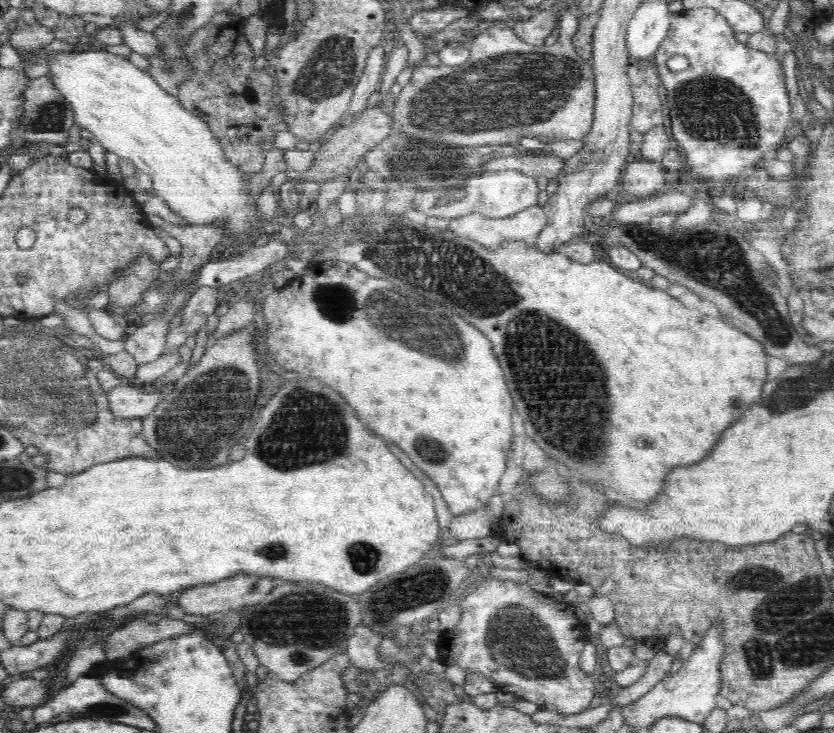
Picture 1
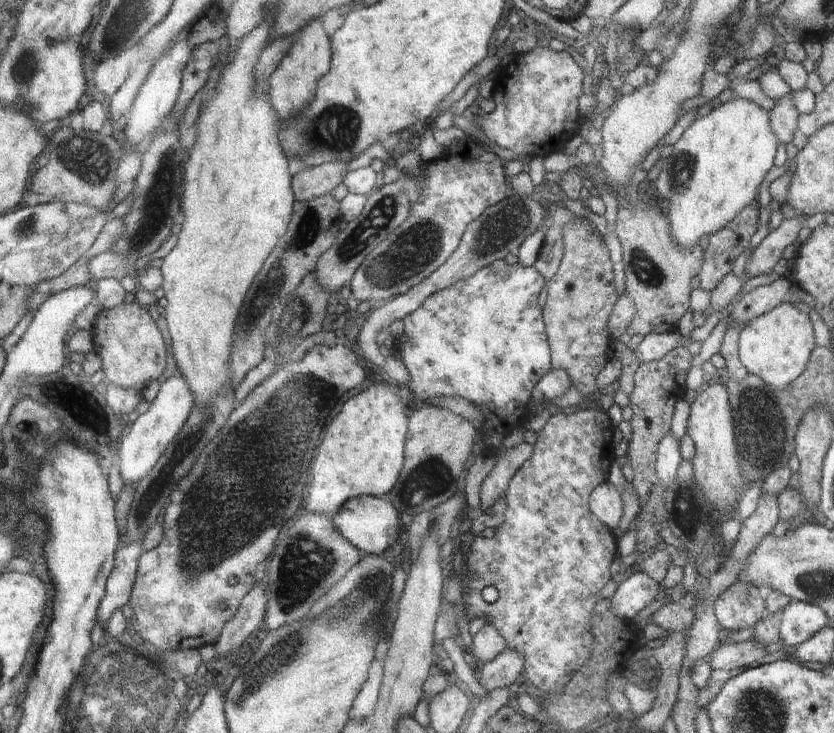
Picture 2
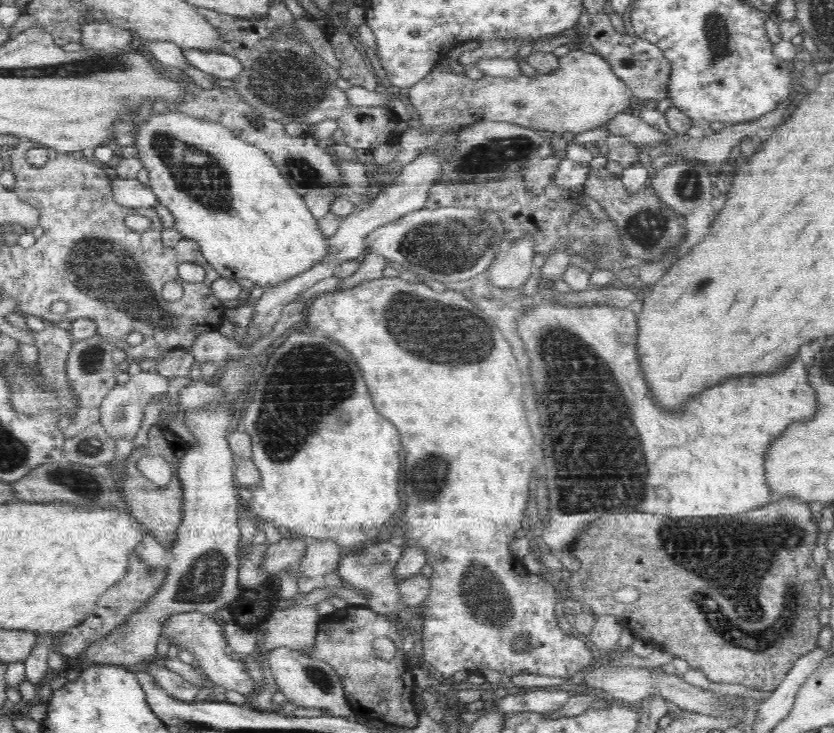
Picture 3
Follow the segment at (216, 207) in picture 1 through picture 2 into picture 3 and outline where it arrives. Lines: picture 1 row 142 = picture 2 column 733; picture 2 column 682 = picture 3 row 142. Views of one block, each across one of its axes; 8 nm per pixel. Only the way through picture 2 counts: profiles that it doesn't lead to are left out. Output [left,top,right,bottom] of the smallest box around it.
[133,108,331,288]

